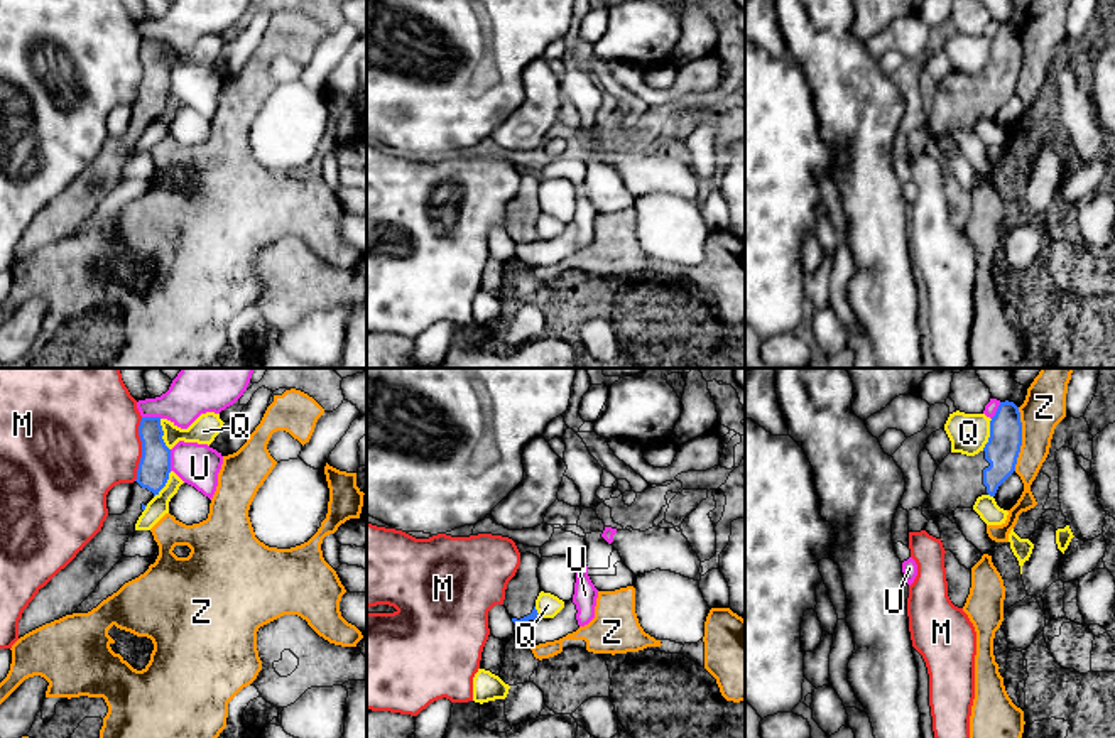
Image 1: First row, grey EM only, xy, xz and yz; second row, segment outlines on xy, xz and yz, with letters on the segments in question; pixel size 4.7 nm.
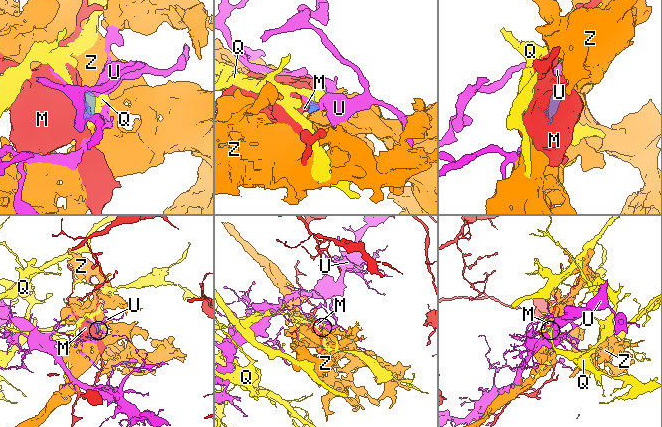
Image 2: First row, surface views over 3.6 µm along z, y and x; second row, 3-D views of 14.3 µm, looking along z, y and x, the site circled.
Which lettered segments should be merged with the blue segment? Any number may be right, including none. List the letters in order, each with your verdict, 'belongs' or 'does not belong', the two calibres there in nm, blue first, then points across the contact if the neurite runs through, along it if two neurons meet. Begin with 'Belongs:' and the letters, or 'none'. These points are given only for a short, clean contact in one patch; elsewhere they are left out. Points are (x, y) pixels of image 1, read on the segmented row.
Belongs: none
M: does not belong; calibres 150 and 460 nm; border xy (142, 417), (139, 426), (141, 461), (134, 480)
Q: does not belong; calibres 160 and 190 nm
U: does not belong; calibres 150 and 200 nm; border xy (169, 450), (171, 470)
Z: does not belong; calibres 160 and 200 nm; border yz (1019, 407), (1021, 451), (1014, 470)

